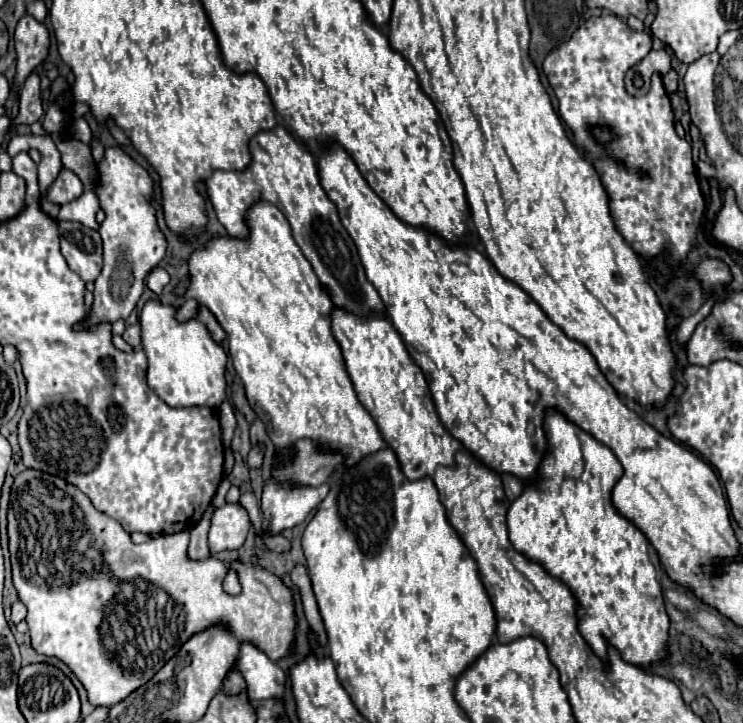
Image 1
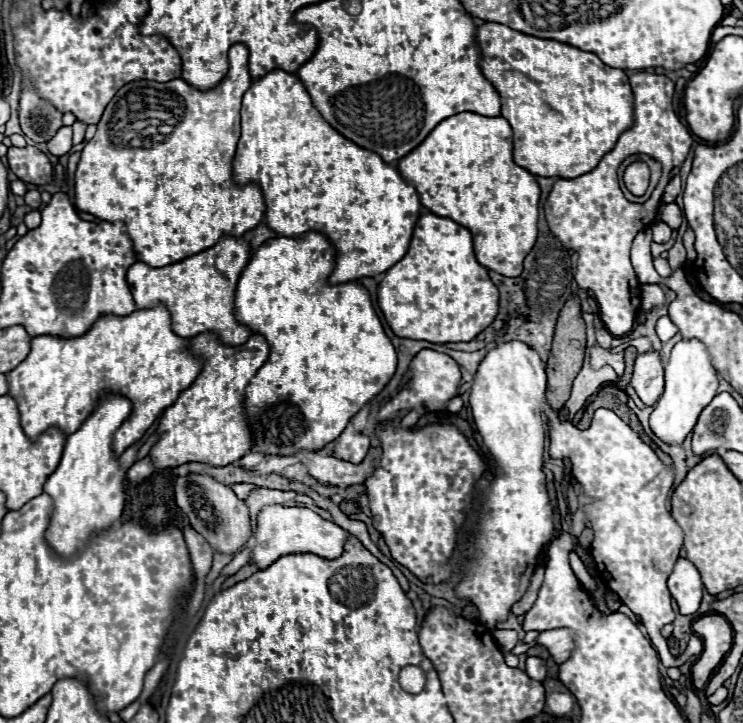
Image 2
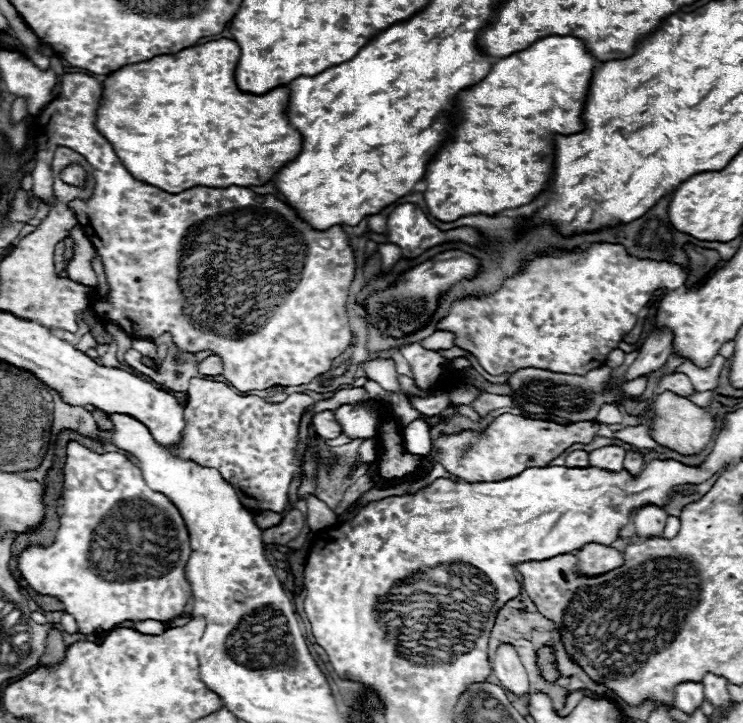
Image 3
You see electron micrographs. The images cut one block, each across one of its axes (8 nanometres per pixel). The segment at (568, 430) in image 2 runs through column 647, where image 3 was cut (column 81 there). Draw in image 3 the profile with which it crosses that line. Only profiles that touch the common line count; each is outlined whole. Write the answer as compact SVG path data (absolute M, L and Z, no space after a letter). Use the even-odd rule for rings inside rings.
M74 440L68 442L66 446L66 464L64 464L64 490L62 490L62 500L64 500L64 512L60 516L60 526L56 530L56 538L50 546L42 546L42 544L28 544L22 554L18 556L18 568L24 576L24 580L40 594L50 594L50 596L56 596L60 602L64 602L64 610L70 612L76 622L78 622L78 628L84 632L84 634L92 634L92 632L98 632L98 630L112 630L116 628L120 622L126 622L126 620L160 620L160 622L166 622L178 614L184 612L190 596L192 596L192 588L186 580L186 562L192 554L190 550L190 536L188 536L188 530L186 530L186 524L184 524L184 518L180 516L178 508L160 492L152 492L152 488L148 488L148 484L144 482L142 478L142 472L140 468L130 460L130 456L126 452L106 452L106 454L98 454Z

